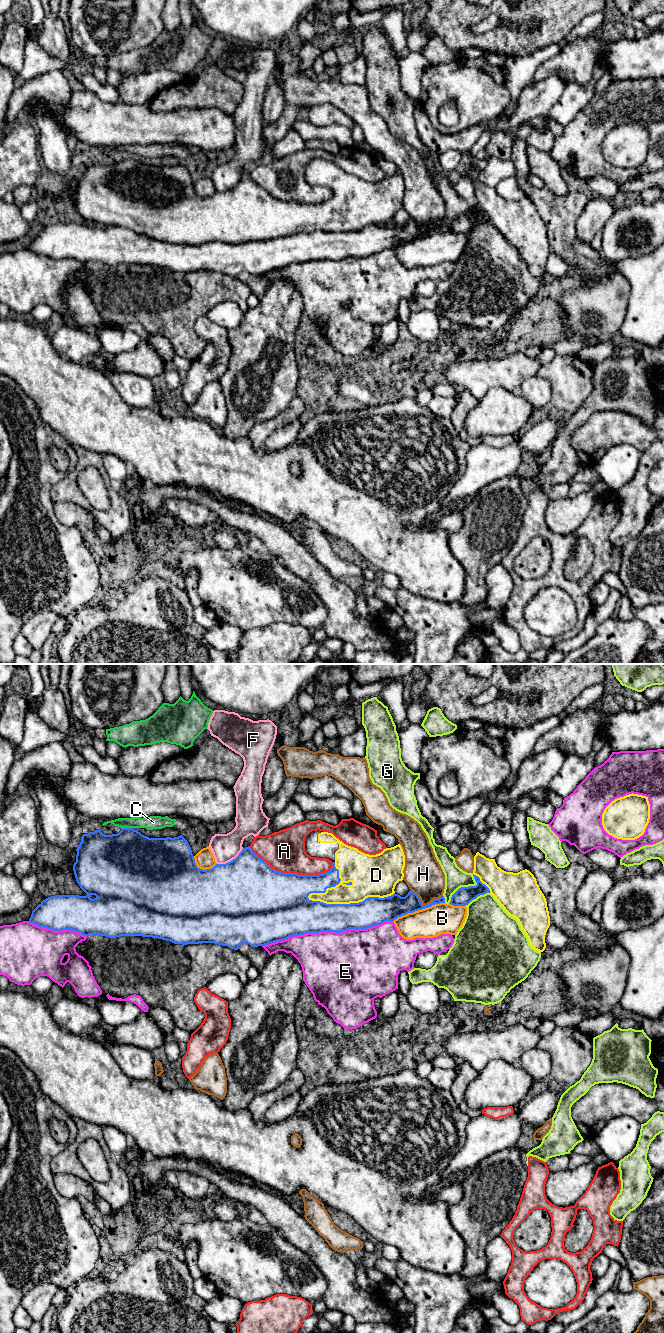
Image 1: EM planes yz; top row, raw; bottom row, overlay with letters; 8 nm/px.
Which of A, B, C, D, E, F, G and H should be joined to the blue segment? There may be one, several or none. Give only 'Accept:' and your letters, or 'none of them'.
Accept: D

